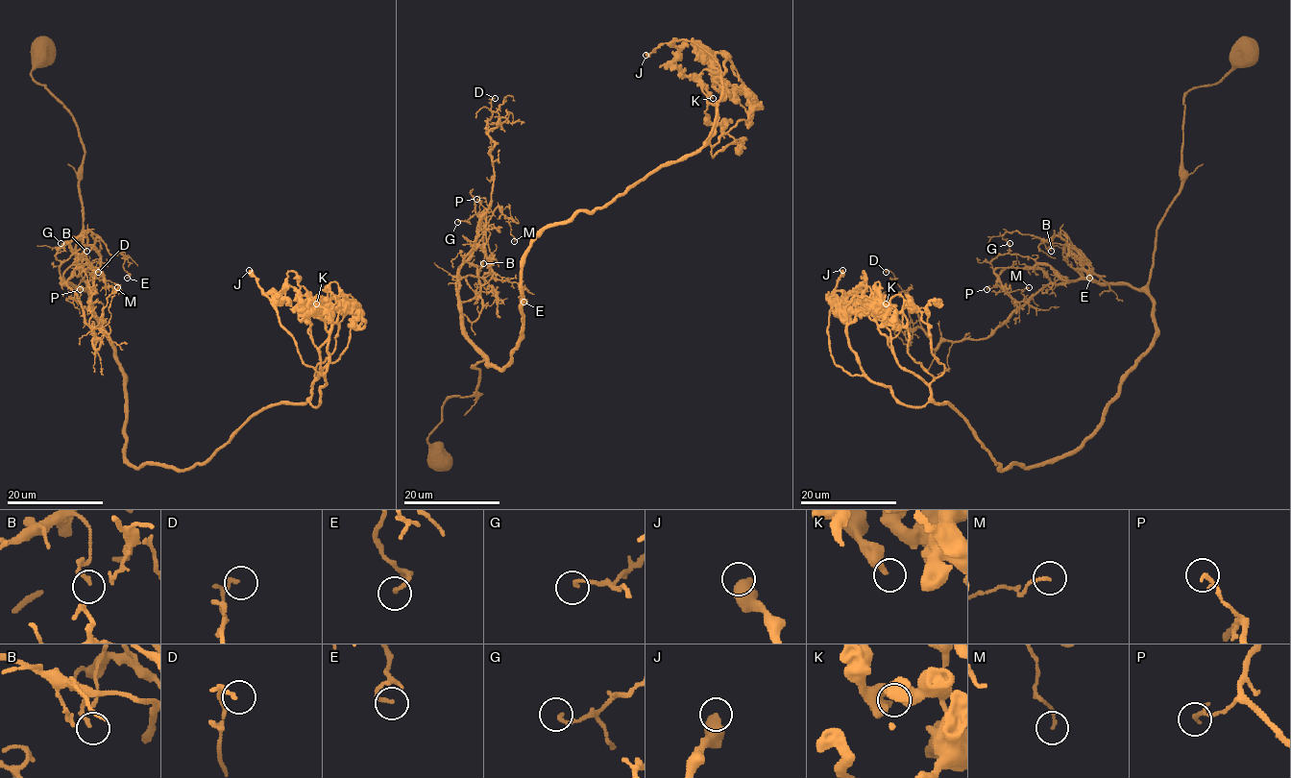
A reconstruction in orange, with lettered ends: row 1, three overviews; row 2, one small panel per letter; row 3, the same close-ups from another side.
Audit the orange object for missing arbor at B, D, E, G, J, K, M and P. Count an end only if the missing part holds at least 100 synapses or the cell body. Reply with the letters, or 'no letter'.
no letter

